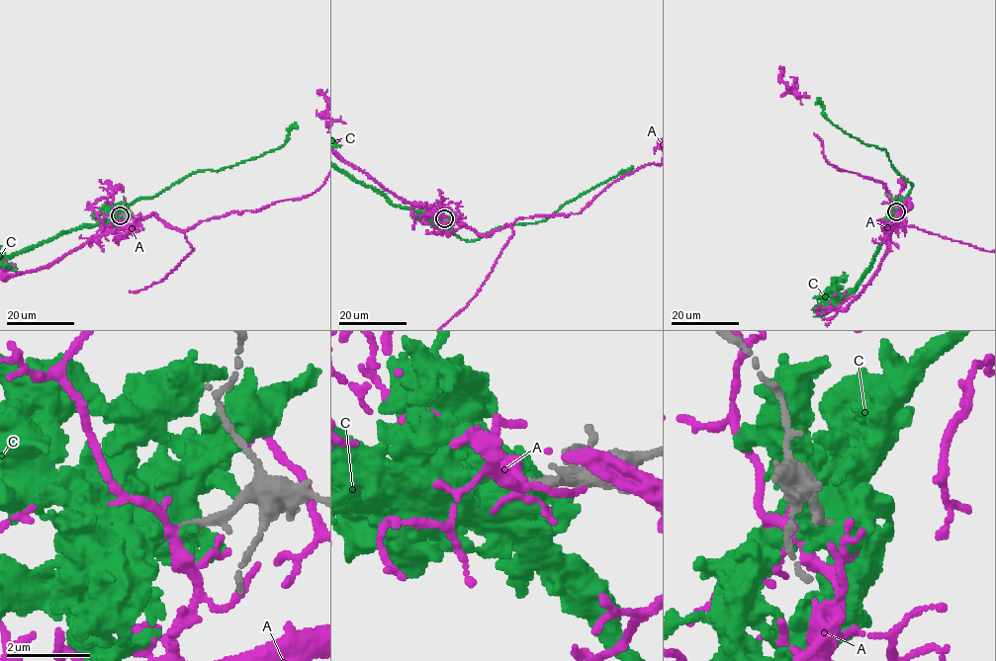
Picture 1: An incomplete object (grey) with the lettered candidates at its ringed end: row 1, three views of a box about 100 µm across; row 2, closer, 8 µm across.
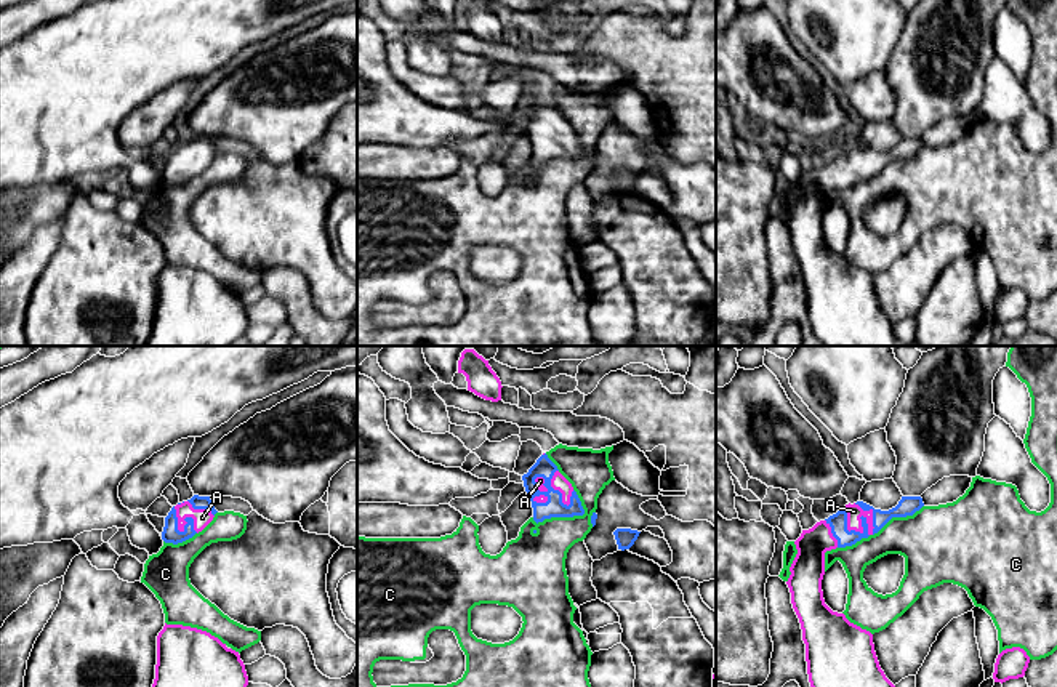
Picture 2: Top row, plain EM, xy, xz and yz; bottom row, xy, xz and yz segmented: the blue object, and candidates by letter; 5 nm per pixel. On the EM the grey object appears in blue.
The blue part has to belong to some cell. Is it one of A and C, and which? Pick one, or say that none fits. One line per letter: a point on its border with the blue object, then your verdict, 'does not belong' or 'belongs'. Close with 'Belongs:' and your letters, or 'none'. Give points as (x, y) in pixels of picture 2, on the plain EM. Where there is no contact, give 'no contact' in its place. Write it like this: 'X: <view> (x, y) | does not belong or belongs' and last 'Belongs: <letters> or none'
A: yz (859, 173) | belongs
C: xz (559, 157) | does not belong
Belongs: A

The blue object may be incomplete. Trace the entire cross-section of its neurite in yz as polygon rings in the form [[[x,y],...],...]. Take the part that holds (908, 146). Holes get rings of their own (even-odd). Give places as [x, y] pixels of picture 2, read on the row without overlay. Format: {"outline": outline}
{"outline": [[[902,138],[898,146],[889,152],[874,151],[863,143],[849,144],[812,170],[802,171],[794,183],[798,195],[790,208],[791,216],[786,226],[802,271],[809,323],[823,346],[908,346],[881,311],[873,275],[825,245],[822,221],[826,192],[852,187],[862,179],[878,175],[892,159],[913,157],[922,147],[921,138]]]}

